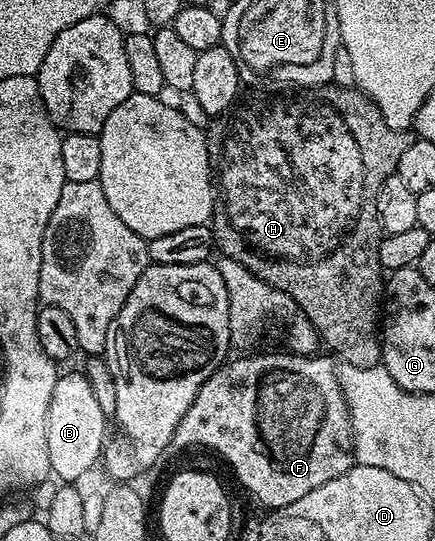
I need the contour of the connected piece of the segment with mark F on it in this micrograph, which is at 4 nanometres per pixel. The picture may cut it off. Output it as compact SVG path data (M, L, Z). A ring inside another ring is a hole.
M284 352L285 354L249 354L246 358L234 357L226 361L213 375L206 380L199 388L191 408L179 420L177 430L173 434L173 442L181 446L206 446L209 450L214 450L227 465L233 469L233 474L245 485L245 490L249 494L254 494L263 505L269 506L270 511L283 508L287 504L295 504L295 500L300 500L302 496L307 496L307 492L315 492L319 484L327 484L327 480L335 480L335 476L343 476L355 464L353 457L353 425L351 416L347 408L347 400L341 391L341 385L337 379L337 366L334 359L321 358L322 356L306 356Z

